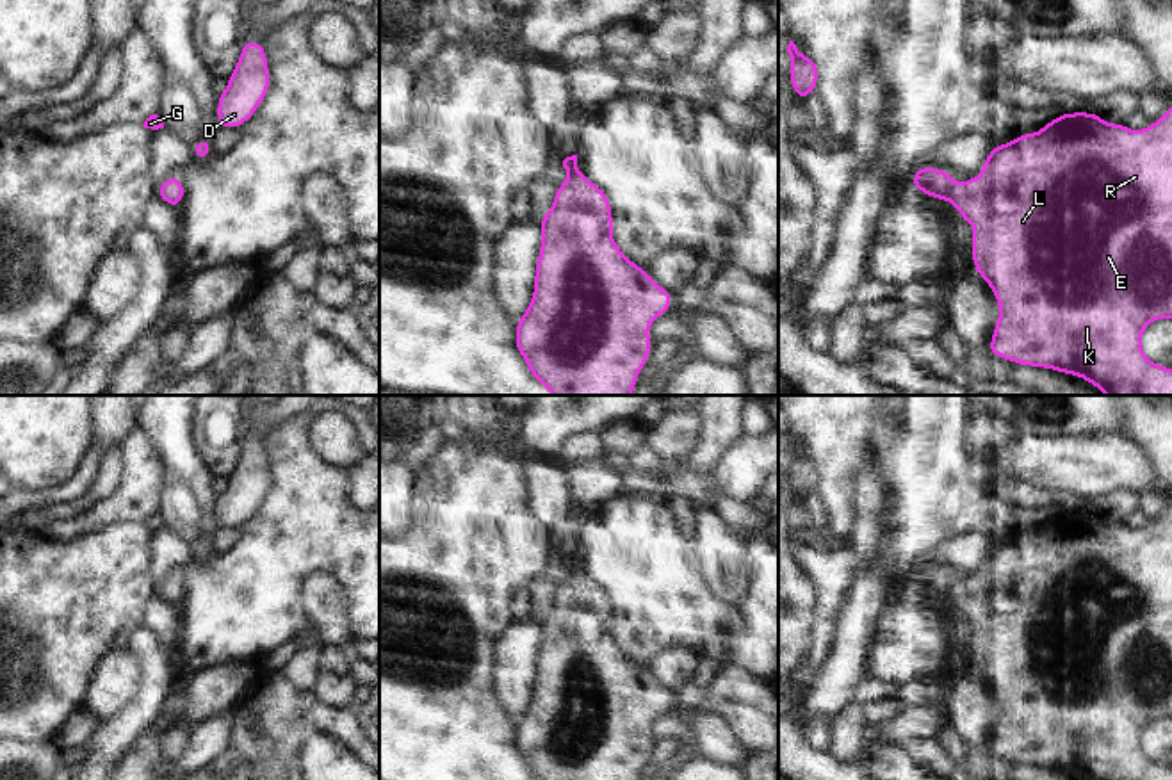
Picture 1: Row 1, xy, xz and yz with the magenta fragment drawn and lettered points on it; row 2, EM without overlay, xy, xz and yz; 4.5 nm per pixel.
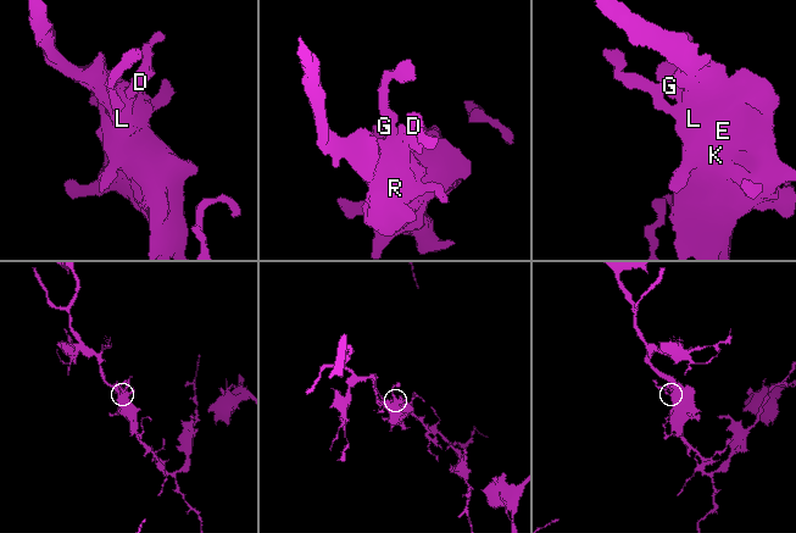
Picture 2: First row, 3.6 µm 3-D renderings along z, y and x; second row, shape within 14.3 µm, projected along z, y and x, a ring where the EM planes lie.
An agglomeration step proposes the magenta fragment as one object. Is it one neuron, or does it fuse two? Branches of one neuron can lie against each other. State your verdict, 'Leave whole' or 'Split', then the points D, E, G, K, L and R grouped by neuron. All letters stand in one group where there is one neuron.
Leave whole. Groups: D E G K L R.

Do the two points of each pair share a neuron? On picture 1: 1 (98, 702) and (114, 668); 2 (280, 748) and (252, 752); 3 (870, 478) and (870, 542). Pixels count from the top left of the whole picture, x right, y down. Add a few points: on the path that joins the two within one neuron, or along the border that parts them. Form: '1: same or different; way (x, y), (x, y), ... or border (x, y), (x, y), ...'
1: same; way (107, 693), (114, 677)
2: different; border (284, 734), (260, 761)
3: same; way (870, 494), (870, 526)

